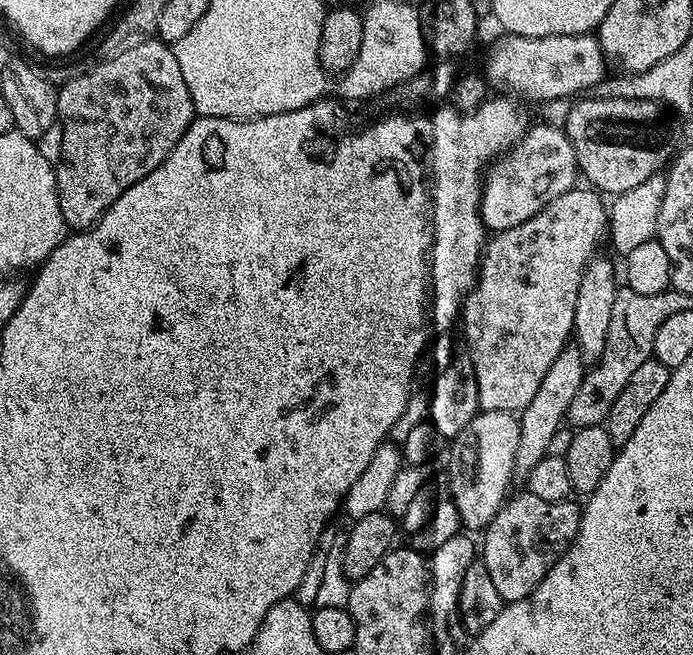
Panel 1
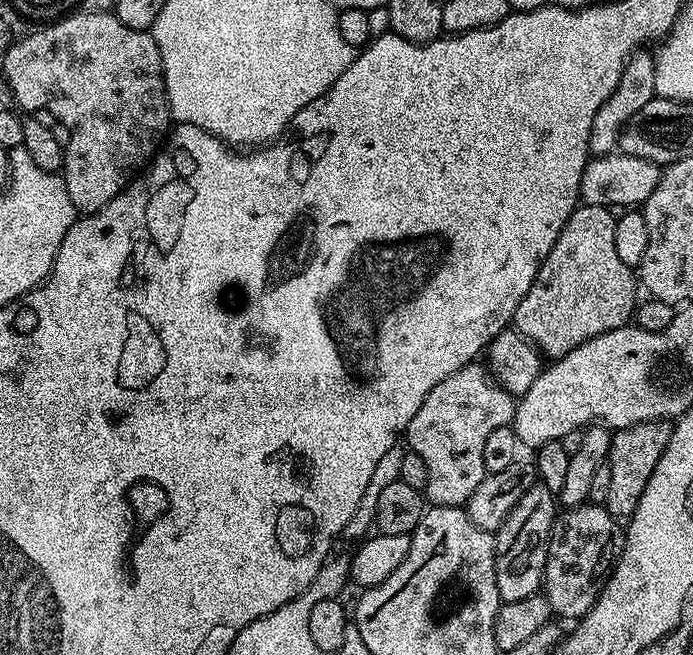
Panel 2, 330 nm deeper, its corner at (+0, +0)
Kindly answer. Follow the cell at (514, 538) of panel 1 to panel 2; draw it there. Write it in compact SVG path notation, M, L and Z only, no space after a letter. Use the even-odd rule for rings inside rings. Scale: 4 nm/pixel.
M591 502L579 504L577 508L561 511L557 515L548 534L542 595L549 609L561 616L561 621L576 622L589 612L600 596L604 583L612 575L612 567L624 549L625 529L616 528L616 524L607 508Z

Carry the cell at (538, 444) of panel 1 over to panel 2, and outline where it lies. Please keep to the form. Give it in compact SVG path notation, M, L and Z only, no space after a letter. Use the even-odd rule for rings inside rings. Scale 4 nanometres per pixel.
M535 483L524 491L522 498L510 510L510 514L502 522L502 526L496 531L496 561L494 562L494 578L498 578L498 594L503 603L522 602L522 598L530 598L541 591L544 583L544 563L548 553L548 534L552 531L558 515L558 500L550 490L542 483Z

